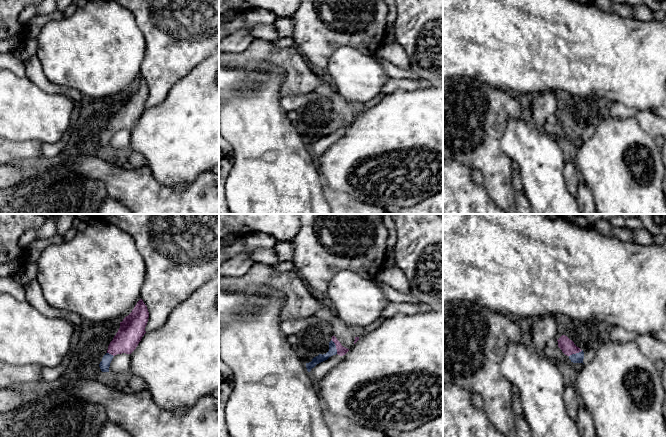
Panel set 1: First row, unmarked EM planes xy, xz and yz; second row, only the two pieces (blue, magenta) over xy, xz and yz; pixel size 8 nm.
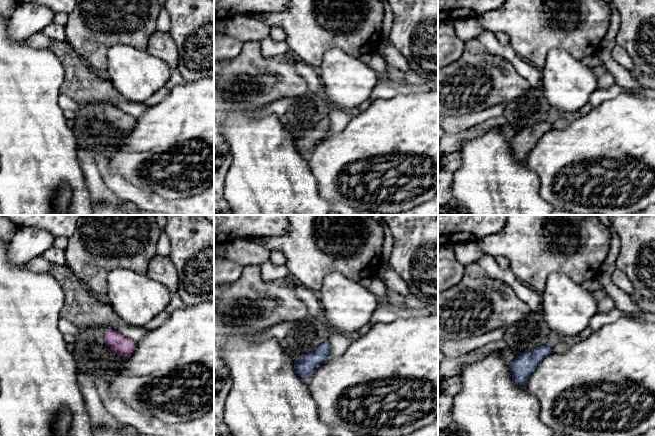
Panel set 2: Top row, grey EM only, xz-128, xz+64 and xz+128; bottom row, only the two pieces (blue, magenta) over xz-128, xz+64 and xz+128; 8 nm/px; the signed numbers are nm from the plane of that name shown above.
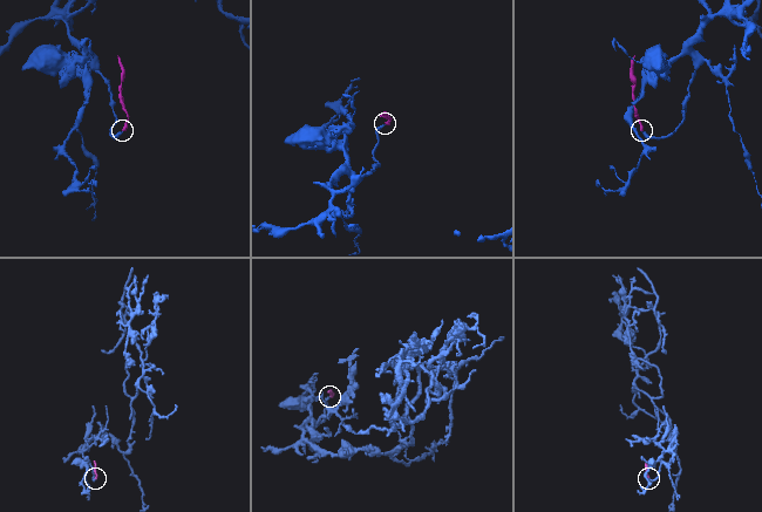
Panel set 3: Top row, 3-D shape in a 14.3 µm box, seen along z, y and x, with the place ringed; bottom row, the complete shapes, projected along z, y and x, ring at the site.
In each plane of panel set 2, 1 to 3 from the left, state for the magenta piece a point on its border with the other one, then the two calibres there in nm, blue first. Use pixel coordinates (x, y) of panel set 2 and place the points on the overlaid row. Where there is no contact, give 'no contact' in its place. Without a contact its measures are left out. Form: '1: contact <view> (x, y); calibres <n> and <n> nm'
1: no contact
2: no contact
3: no contact

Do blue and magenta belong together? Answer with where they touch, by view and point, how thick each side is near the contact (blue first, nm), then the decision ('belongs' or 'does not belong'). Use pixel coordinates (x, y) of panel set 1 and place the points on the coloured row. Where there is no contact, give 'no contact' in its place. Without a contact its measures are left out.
meets blue in xz at (335, 346); 70 nm thick on the blue side, 70 nm on the other; belongs

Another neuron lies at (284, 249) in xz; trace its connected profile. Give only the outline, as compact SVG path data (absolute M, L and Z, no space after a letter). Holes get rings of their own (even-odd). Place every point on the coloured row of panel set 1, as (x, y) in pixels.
M277 241L273 249L281 262L292 261L294 257L293 246L289 241Z

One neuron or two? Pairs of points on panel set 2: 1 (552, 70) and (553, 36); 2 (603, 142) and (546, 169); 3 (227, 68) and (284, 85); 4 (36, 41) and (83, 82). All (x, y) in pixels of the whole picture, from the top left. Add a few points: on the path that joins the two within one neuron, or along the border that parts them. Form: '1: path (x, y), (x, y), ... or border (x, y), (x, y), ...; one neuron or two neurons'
1: border (575, 57), (563, 49), (552, 48), (541, 68); two neurons
2: path (589, 155), (583, 155), (570, 160), (560, 160); one neuron
3: path (241, 72), (256, 74), (261, 79), (270, 79); one neuron
4: path (50, 44), (54, 45), (75, 68); one neuron

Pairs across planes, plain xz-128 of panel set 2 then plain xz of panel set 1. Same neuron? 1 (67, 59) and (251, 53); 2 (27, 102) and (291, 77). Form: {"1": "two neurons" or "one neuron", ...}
{"1": "one neuron", "2": "two neurons"}

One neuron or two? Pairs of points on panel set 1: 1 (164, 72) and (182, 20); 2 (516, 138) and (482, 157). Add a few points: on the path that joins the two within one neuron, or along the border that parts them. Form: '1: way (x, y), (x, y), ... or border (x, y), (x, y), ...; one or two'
1: way (167, 59), (180, 33); one
2: border (506, 123), (500, 147), (513, 161); two

